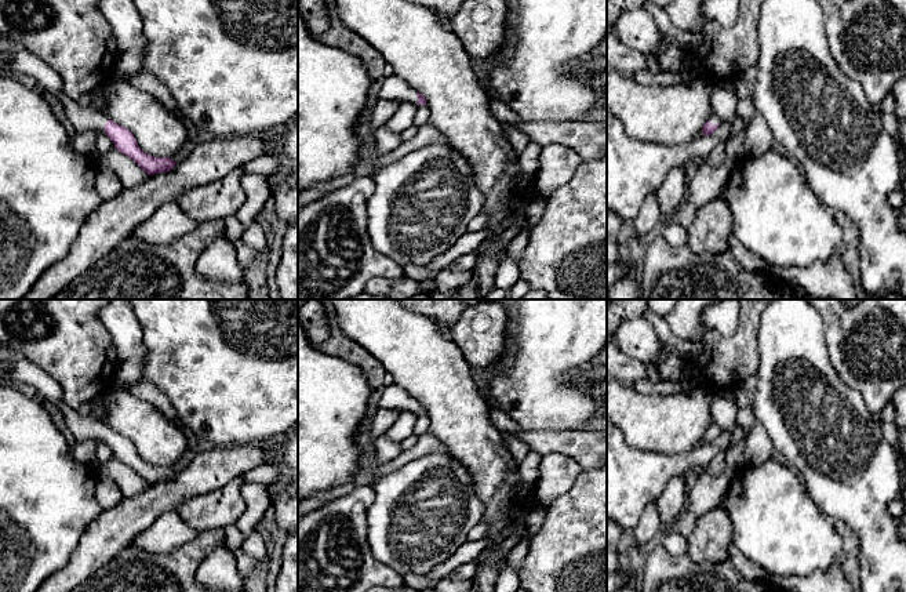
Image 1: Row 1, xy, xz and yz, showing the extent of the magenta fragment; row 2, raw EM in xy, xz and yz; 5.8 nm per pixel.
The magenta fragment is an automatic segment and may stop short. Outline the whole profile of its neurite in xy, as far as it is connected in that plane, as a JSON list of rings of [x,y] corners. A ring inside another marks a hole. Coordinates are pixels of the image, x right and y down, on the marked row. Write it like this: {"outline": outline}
{"outline": [[[0,34],[0,76],[26,75],[34,77],[43,87],[55,95],[65,106],[76,132],[87,130],[105,131],[114,148],[132,159],[148,175],[171,171],[175,161],[170,157],[153,157],[145,153],[134,134],[110,120],[105,113],[90,106],[80,106],[76,99],[62,92],[59,75],[19,43]]]}

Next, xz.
{"outline": [[[392,75],[383,79],[379,97],[381,99],[427,105],[425,97],[415,91],[397,75]]]}

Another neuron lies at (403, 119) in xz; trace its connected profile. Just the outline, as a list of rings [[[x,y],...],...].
[[[401,102],[399,110],[386,121],[386,127],[392,132],[403,132],[414,124],[416,105],[411,102]]]

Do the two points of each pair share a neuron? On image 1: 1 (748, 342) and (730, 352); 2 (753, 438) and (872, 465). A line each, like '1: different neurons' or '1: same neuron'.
1: same neuron
2: different neurons

